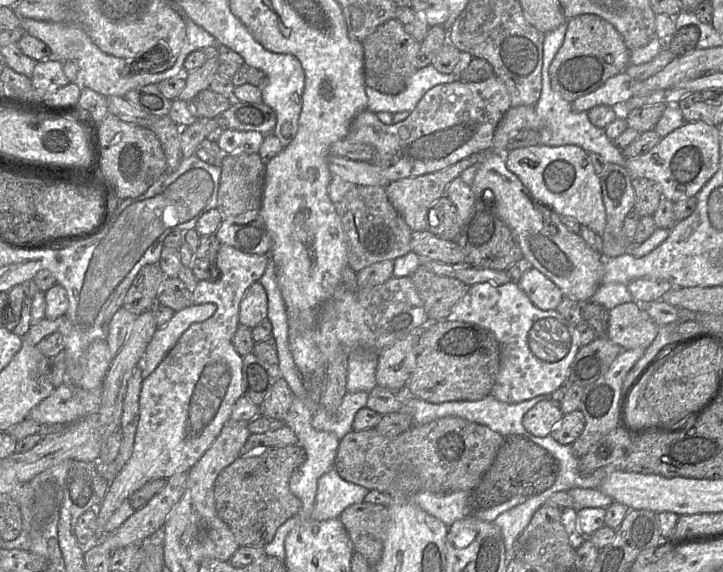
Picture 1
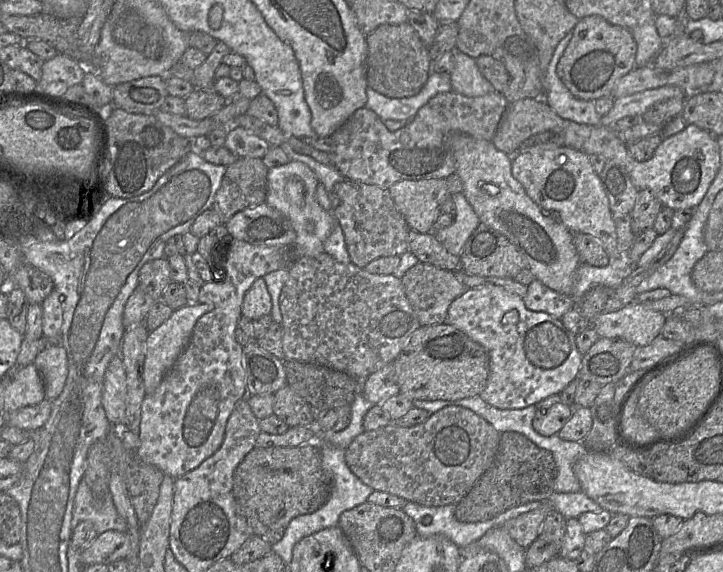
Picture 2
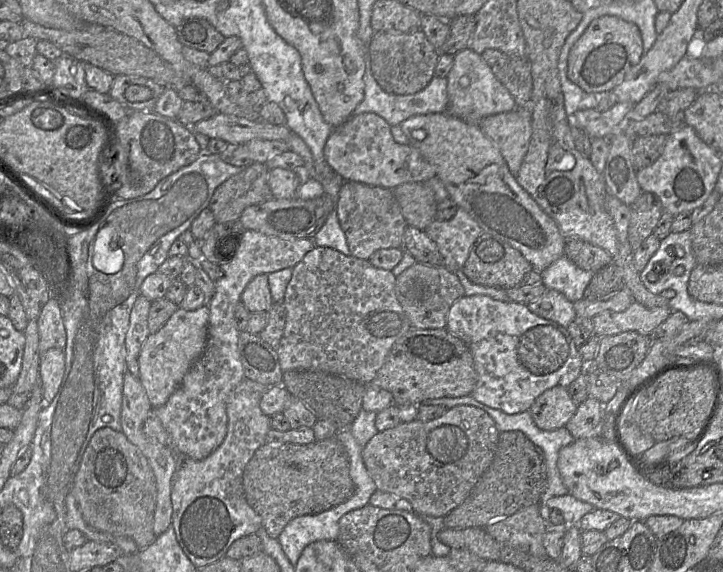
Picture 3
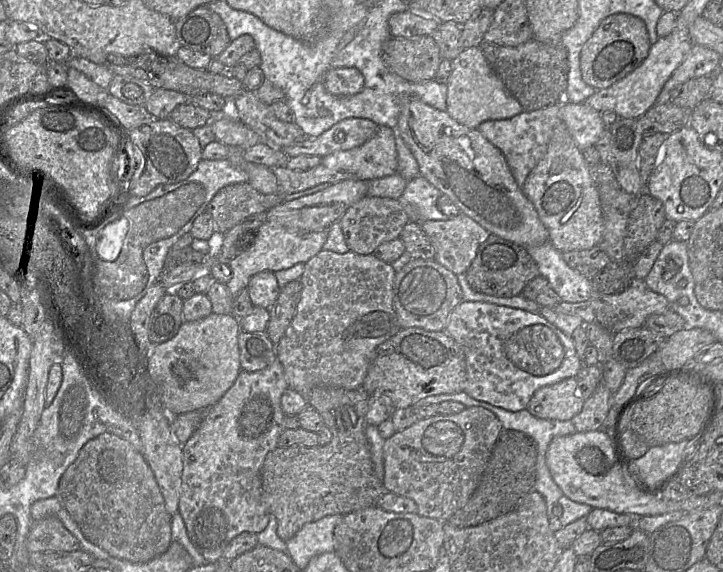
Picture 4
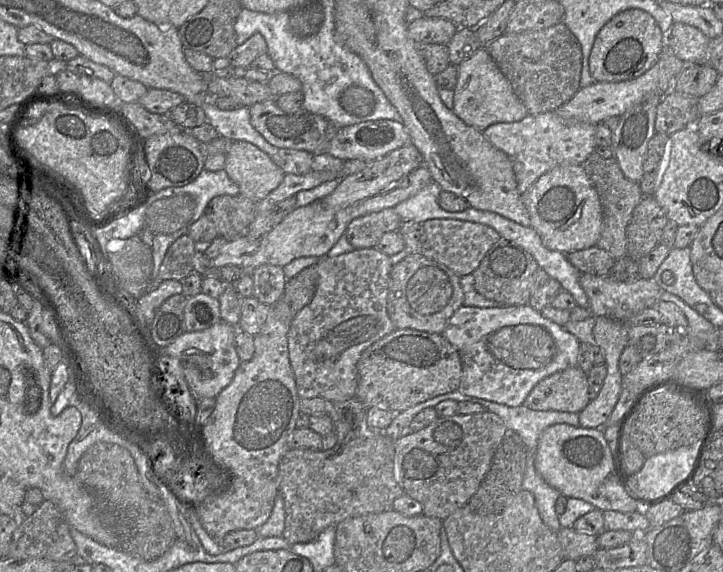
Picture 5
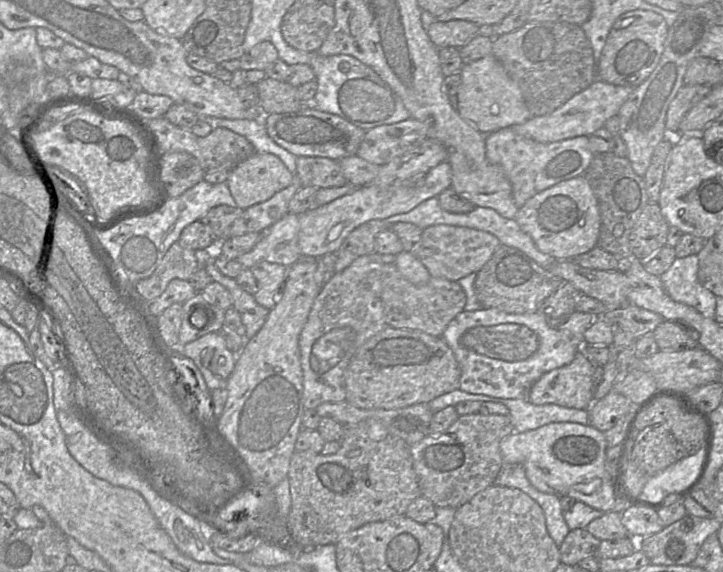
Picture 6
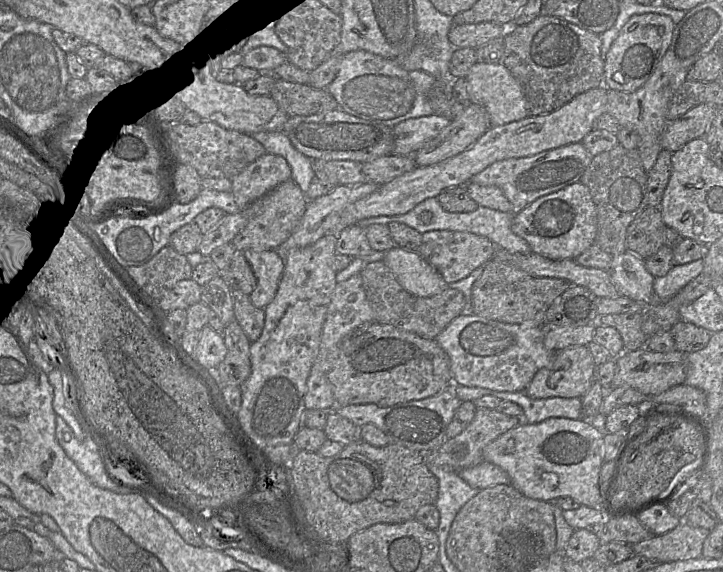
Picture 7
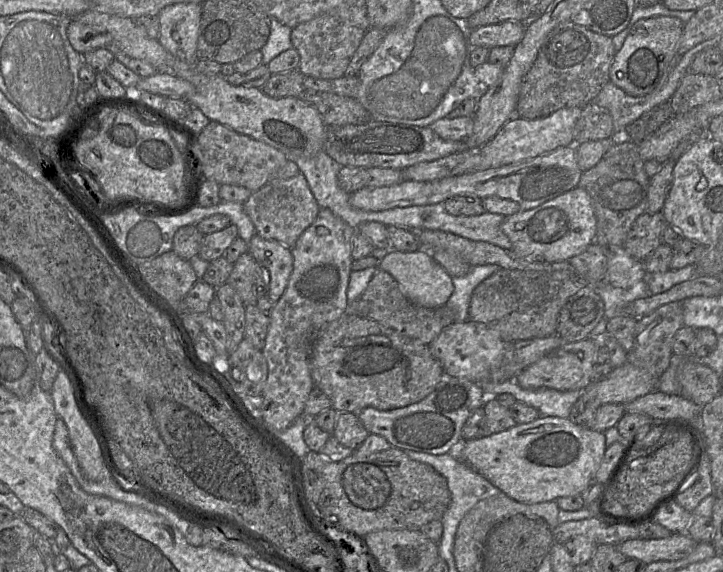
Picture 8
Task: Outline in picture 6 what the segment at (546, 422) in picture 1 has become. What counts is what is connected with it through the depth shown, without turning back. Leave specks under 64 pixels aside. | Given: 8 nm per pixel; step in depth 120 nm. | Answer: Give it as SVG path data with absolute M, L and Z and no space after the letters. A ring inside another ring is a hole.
M579 351L573 361L543 374L530 388L527 401L589 410L593 403L592 366Z

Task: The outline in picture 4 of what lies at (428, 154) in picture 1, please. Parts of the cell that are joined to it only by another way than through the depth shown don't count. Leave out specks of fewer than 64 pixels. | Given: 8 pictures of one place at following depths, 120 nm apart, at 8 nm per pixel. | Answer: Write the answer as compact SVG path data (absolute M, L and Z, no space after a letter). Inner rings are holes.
M378 126L375 135L364 144L350 150L336 151L322 157L320 163L308 170L291 170L287 167L270 168L278 181L278 192L287 195L312 188L322 183L343 180L374 180L391 176L398 171L398 156L394 130L388 126Z

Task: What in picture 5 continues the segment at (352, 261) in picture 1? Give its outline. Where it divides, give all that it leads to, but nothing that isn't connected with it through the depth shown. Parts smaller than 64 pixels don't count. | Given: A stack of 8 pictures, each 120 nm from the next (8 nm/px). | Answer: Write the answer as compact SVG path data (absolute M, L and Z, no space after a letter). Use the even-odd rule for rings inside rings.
M385 208L352 220L345 235L355 249L373 248L384 233L398 231L401 222L394 208Z

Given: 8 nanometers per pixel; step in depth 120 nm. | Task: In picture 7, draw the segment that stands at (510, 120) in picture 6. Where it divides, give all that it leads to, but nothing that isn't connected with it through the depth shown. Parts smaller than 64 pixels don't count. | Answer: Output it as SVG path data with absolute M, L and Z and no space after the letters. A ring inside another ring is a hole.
M477 62L471 66L465 79L469 102L486 109L490 126L507 124L529 116L527 100L521 84L502 63Z

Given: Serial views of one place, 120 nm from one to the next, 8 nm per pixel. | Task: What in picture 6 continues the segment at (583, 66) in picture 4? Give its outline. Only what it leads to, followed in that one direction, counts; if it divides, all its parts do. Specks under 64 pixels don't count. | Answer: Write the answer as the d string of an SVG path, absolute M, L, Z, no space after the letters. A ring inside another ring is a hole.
M633 10L619 16L613 23L602 49L597 78L616 86L638 87L658 65L668 28L664 18L651 11Z

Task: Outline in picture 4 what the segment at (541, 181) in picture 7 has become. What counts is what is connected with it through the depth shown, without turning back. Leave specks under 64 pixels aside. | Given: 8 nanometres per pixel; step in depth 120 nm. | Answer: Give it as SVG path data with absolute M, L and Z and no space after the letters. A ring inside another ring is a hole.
M568 101L557 102L533 111L524 110L508 119L487 120L476 129L503 153L517 184L522 187L528 174L545 156L553 130L560 122L566 123L574 142L581 151L595 146L608 129L601 113L597 110L585 103L575 104Z

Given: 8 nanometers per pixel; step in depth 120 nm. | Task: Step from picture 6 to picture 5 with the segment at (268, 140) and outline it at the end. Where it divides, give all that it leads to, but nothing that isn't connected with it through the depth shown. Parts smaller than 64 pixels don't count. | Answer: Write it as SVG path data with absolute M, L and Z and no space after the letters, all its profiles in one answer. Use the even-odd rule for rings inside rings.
M205 102L203 109L207 122L218 132L219 136L229 140L240 140L255 145L269 156L274 155L278 148L268 141L251 125L250 111L241 105L233 110L222 110L212 102Z

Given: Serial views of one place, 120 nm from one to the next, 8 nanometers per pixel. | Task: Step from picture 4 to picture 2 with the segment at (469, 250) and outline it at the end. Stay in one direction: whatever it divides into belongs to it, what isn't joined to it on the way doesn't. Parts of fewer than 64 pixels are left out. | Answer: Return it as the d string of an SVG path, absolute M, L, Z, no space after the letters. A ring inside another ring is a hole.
M463 192L451 194L450 198L456 208L454 223L446 228L433 230L432 233L448 252L460 257L466 241L479 225L480 219Z

